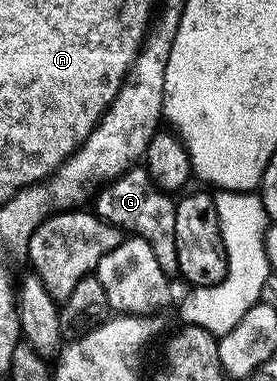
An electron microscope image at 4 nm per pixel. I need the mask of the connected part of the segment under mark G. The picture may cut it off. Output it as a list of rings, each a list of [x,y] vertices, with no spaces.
[[[143,167],[129,169],[113,181],[108,182],[96,194],[95,212],[104,221],[110,221],[116,229],[126,234],[142,237],[151,243],[151,251],[155,251],[155,259],[159,259],[159,267],[173,275],[177,273],[177,252],[175,251],[175,211],[177,201],[170,194],[157,188],[157,184],[147,175]]]

